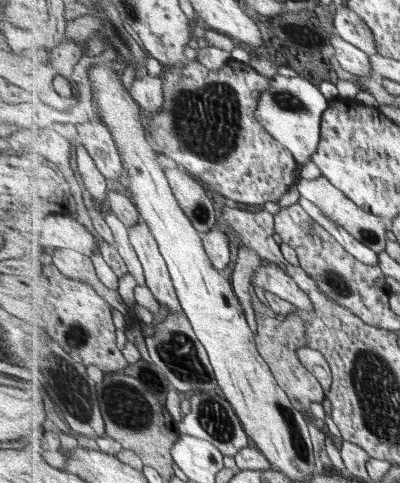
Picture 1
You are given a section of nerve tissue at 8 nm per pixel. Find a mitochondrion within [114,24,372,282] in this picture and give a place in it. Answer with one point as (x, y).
(205, 122)

